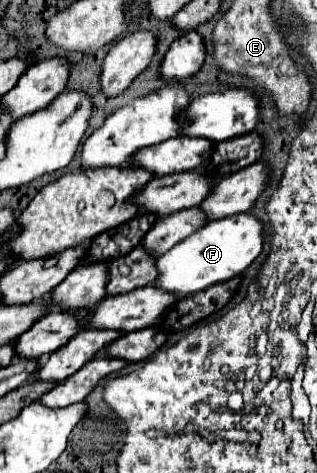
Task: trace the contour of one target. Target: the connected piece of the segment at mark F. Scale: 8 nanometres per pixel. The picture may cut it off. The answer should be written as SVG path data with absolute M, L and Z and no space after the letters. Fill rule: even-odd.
M249 213L231 215L219 221L205 223L201 229L197 229L193 235L177 243L173 249L169 249L165 255L161 255L155 263L157 267L157 279L155 287L163 289L177 299L183 299L187 295L199 293L211 285L225 283L233 277L237 277L241 271L245 271L255 257L261 253L263 247L263 225Z

